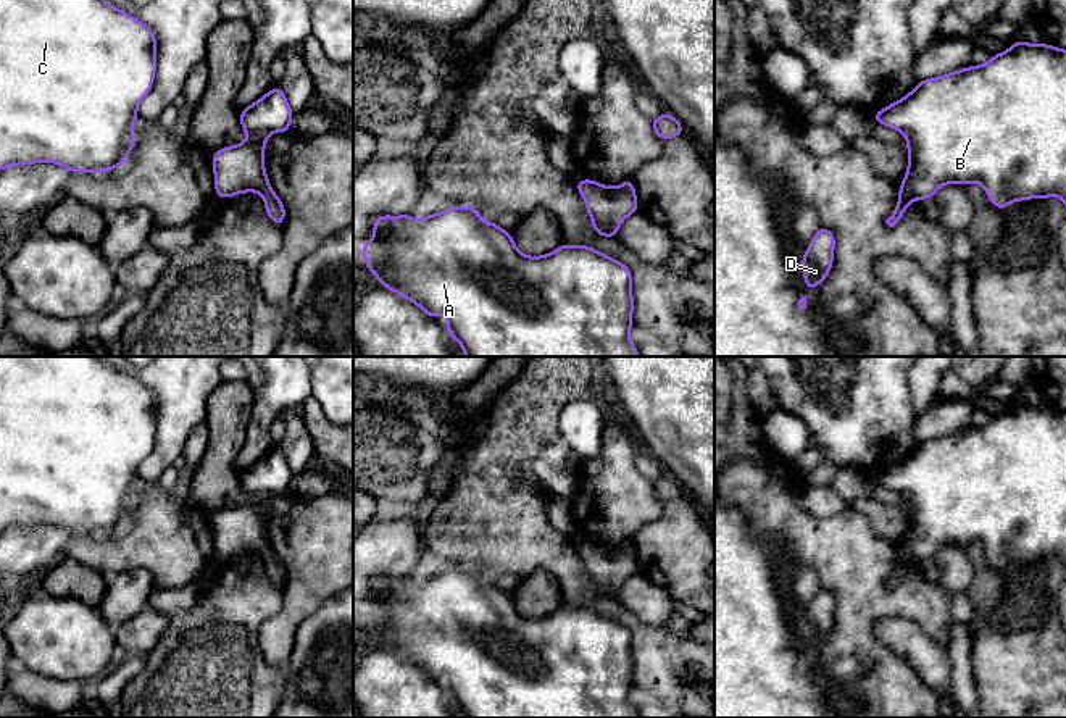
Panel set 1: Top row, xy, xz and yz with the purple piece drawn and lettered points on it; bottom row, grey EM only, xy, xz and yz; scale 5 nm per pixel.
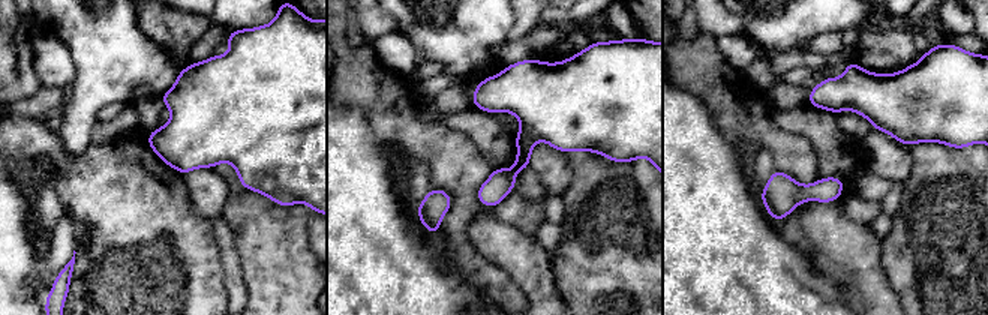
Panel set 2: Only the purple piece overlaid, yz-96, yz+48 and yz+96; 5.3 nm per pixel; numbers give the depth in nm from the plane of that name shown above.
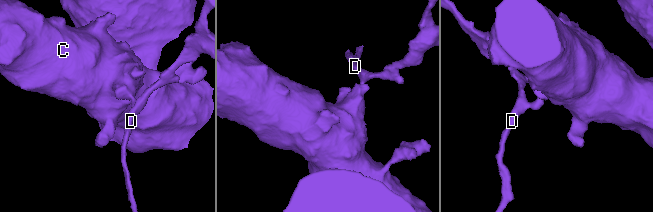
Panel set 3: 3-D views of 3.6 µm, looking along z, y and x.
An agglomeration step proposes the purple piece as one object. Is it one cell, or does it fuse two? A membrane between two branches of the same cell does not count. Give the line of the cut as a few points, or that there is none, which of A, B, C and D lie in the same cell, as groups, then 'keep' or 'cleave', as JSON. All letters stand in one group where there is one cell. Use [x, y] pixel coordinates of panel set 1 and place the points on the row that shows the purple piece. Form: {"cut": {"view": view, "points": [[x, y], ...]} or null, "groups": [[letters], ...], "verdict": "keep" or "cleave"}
{"cut": {"view": "yz", "points": [[900, 186], [913, 199]]}, "groups": [["A", "B", "C"], ["D"]], "verdict": "cleave"}

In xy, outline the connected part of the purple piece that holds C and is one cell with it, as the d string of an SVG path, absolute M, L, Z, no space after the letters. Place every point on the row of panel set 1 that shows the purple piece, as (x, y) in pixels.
M0 0L0 173L13 165L53 163L73 174L106 173L124 165L137 139L132 124L139 119L137 106L152 90L156 73L155 32L132 15L105 0Z

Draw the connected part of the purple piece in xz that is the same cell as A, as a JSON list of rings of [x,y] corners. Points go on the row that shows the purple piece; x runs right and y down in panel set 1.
[[[458,205],[424,219],[414,219],[411,213],[379,215],[371,223],[376,236],[360,252],[381,286],[408,298],[432,319],[445,313],[445,331],[458,340],[466,357],[640,357],[629,339],[634,326],[629,266],[590,245],[566,242],[547,255],[526,257],[516,248],[511,232],[498,228],[493,218],[482,223],[481,213],[474,207]]]

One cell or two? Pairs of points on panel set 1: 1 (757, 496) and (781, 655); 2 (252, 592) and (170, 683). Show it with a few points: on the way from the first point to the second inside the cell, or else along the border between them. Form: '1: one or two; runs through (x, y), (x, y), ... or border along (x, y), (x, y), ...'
1: two; border along (741, 509), (749, 526), (765, 539)
2: one; runs through (229, 615), (220, 633), (192, 660)

